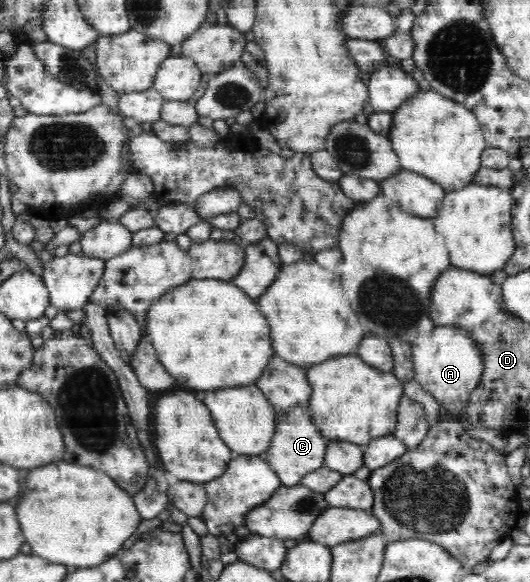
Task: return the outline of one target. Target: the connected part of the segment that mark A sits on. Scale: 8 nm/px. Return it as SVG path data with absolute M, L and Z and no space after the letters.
M438 327L422 334L411 344L415 381L441 404L443 411L458 417L478 386L483 372L480 351L465 330L460 327Z

